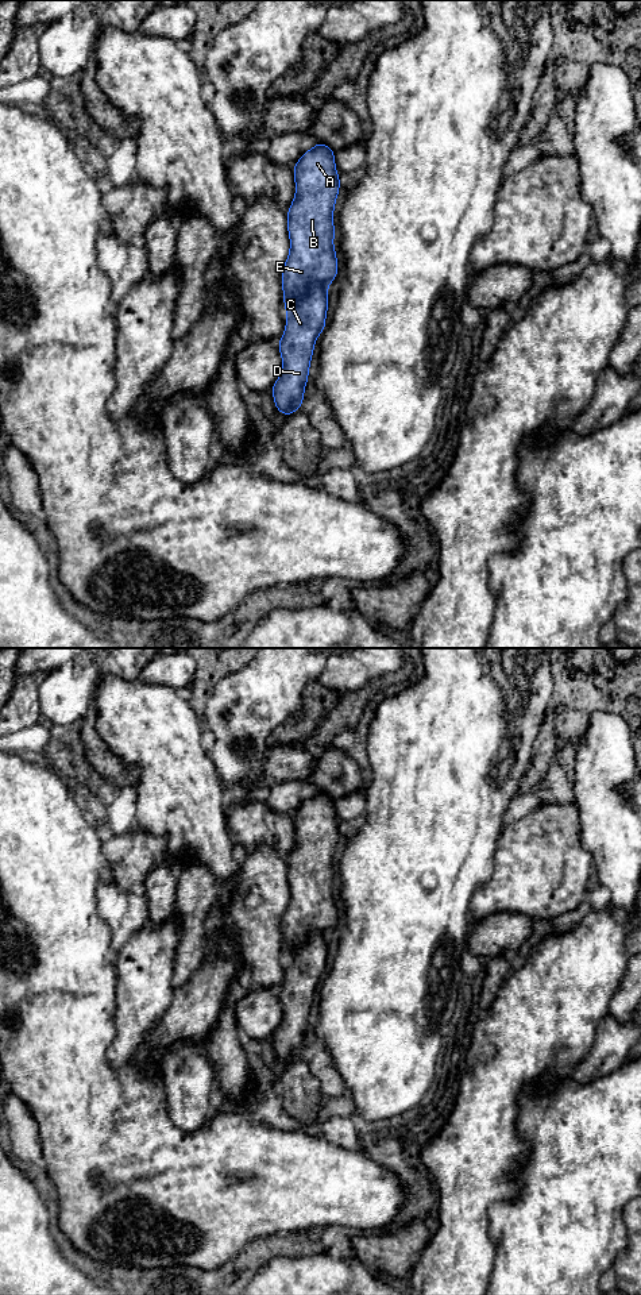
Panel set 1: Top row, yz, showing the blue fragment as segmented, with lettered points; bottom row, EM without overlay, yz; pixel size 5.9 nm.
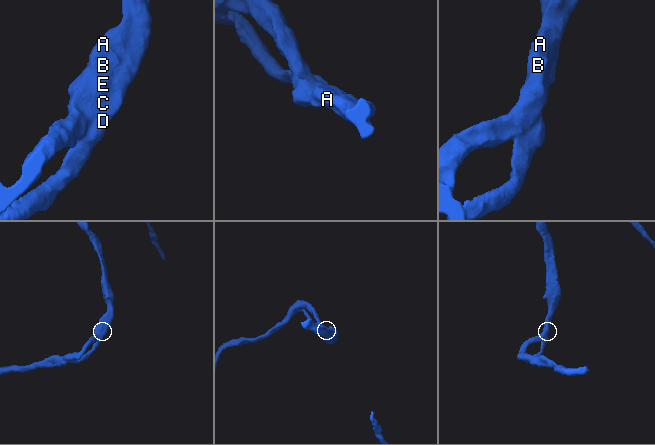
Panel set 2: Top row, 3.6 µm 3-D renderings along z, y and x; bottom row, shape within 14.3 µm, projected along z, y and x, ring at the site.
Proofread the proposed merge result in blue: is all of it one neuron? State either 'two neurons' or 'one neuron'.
one neuron

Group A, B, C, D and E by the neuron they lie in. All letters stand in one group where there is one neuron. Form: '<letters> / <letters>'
A B C D E

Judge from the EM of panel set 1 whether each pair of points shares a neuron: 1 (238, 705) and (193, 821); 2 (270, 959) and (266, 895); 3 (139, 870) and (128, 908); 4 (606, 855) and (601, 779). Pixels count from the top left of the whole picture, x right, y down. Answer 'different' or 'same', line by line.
1: different
2: same
3: different
4: same

